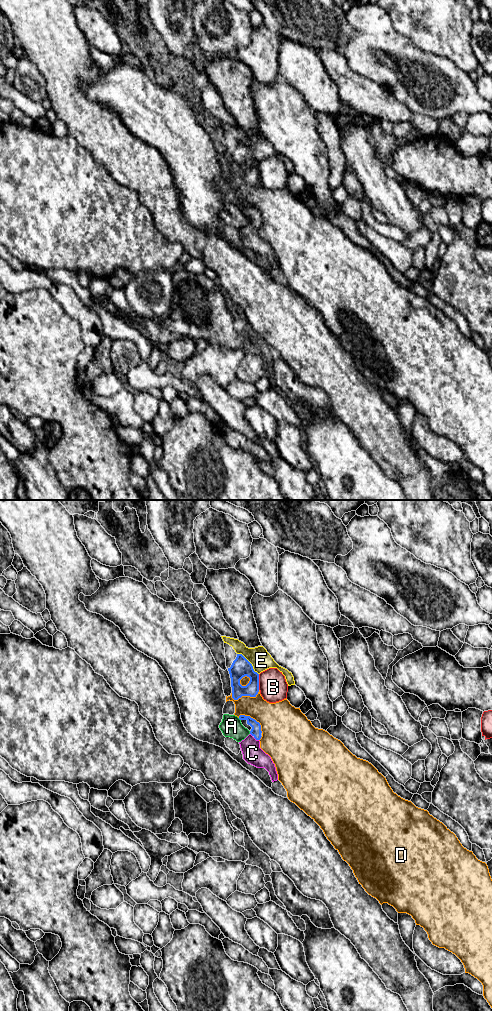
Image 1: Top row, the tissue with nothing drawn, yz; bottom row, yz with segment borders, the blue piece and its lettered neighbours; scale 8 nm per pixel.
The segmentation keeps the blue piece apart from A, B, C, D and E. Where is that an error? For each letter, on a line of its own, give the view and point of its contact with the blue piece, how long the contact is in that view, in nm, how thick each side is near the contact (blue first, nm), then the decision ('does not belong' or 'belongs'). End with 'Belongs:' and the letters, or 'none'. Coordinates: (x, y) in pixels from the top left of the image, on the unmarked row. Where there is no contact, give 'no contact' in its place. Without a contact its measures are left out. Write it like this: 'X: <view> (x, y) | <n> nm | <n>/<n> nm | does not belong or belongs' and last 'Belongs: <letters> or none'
A: yz (250, 220) | 30 nm | 80/170 nm | does not belong
B: yz (258, 170) | 130 nm | 160/220 nm | does not belong
C: yz (254, 225) | 90 nm | 80/160 nm | belongs
D: yz (245, 183) | 240 nm | 160/200 nm | does not belong
E: yz (249, 150) | 240 nm | 160/170 nm | does not belong
Belongs: C

